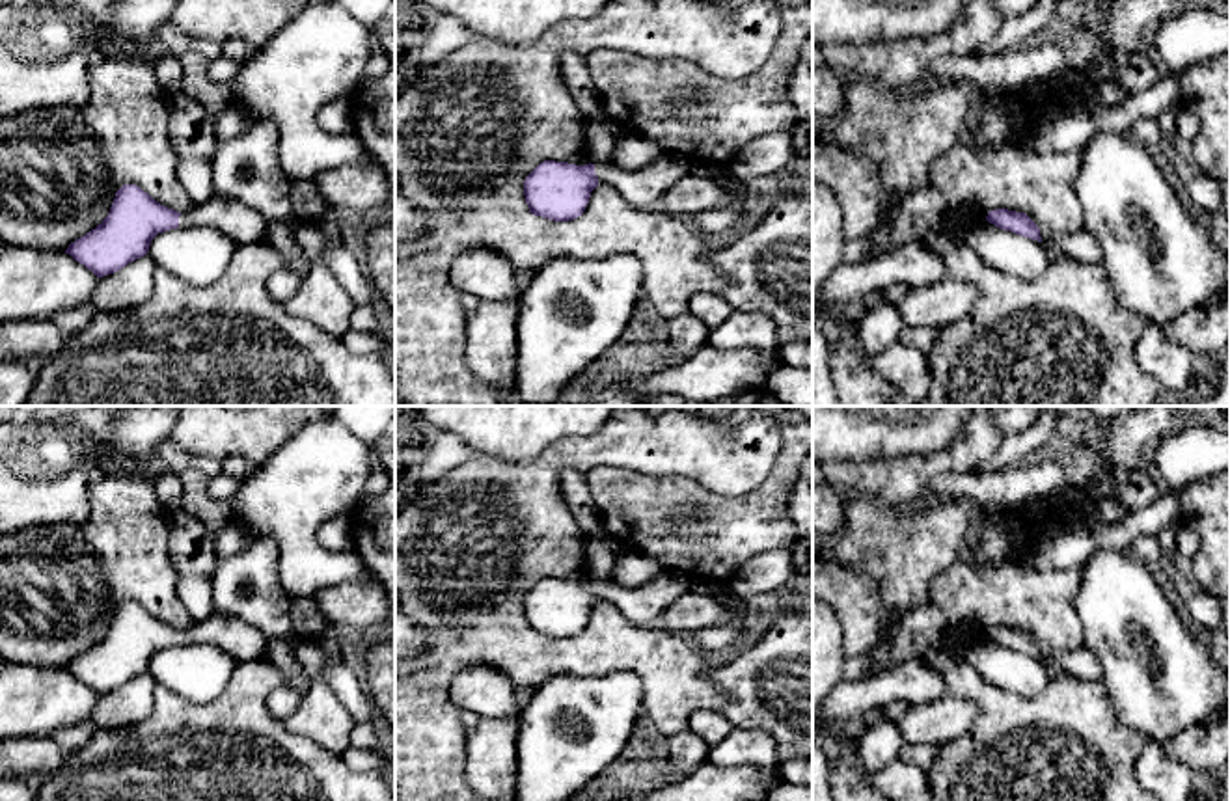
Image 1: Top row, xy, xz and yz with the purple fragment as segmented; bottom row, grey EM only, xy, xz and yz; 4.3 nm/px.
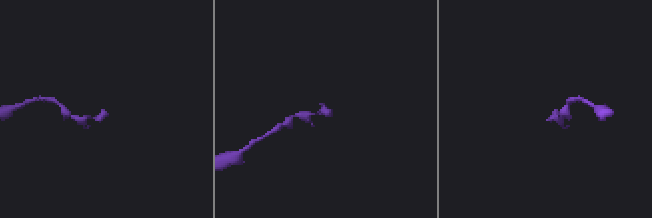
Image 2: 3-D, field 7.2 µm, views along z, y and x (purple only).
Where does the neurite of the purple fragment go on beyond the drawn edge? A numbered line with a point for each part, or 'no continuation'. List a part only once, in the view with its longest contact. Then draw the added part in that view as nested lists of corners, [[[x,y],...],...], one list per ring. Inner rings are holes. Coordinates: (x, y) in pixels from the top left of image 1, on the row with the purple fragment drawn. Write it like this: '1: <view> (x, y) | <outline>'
1: xz (643, 189) | [[[663,153],[656,162],[643,170],[617,170],[613,166],[594,166],[598,183],[615,188],[632,207],[649,210],[660,205],[662,196],[684,173],[690,160],[676,153]]]

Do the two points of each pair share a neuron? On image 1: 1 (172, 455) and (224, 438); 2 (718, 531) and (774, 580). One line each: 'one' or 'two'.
1: two
2: two

